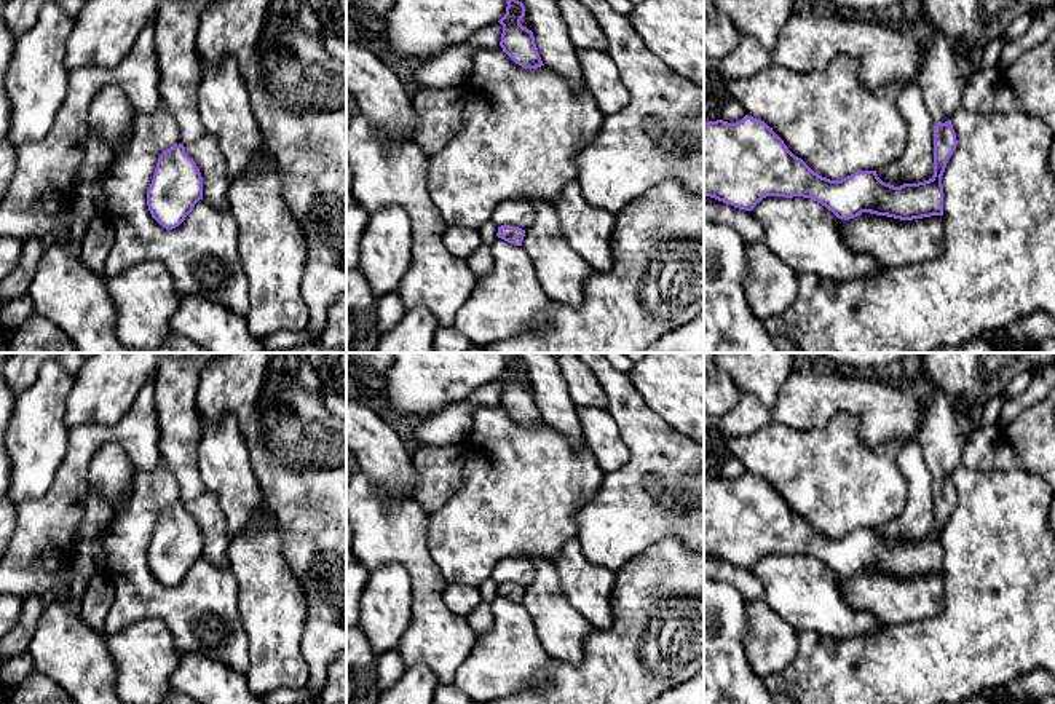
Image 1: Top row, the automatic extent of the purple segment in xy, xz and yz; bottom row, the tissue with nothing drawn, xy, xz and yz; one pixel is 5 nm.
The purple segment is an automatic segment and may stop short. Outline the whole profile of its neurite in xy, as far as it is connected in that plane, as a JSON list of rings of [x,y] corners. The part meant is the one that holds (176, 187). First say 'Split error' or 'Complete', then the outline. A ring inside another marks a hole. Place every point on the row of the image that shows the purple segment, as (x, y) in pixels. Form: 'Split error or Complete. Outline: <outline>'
Complete. Outline: [[[182,144],[163,152],[158,158],[147,206],[152,217],[166,230],[179,227],[203,200],[201,172]]]

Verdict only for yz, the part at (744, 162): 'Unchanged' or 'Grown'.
Grown

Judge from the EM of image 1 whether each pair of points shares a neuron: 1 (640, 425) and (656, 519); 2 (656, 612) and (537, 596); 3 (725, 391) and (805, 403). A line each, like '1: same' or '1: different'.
1: same
2: different
3: different

